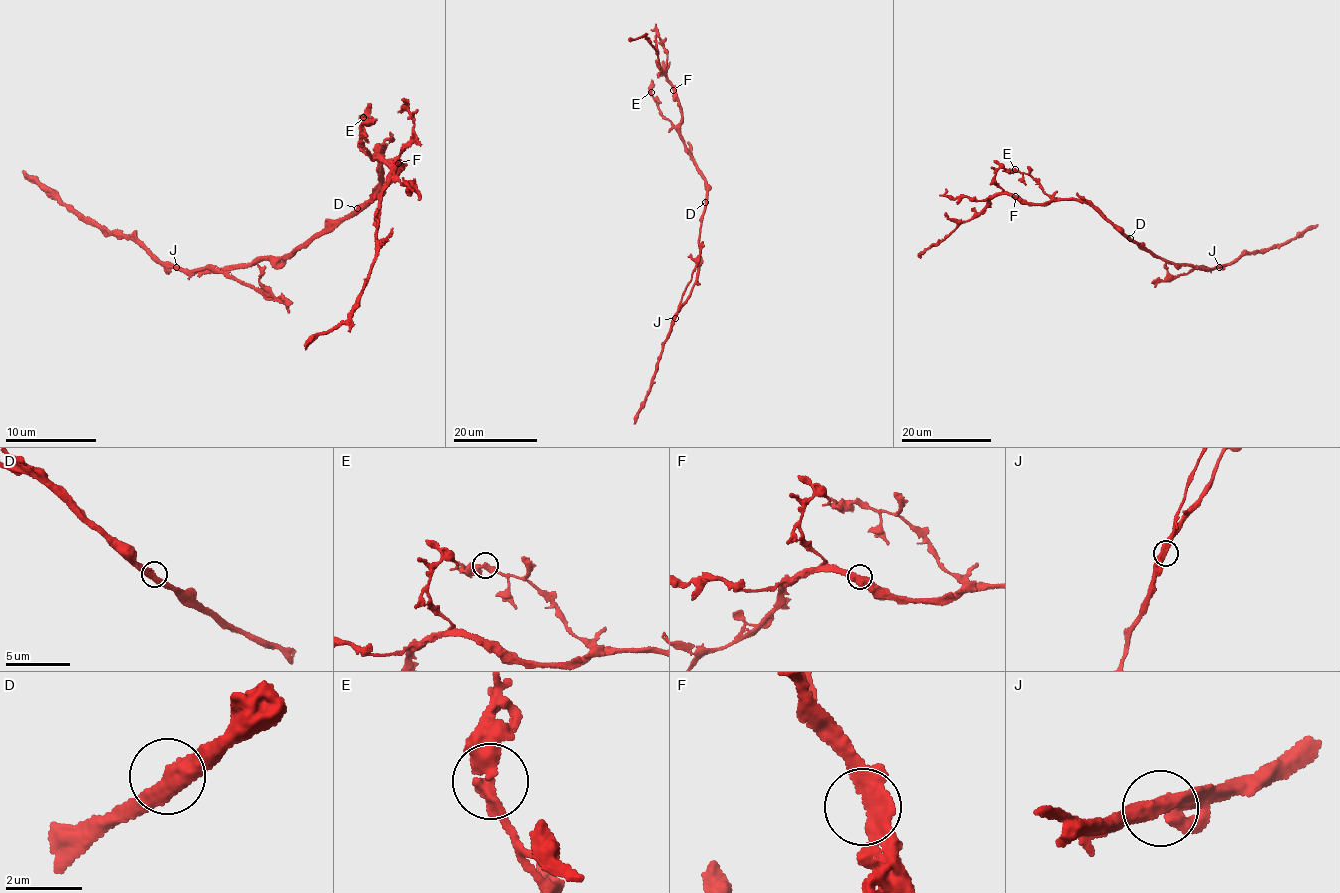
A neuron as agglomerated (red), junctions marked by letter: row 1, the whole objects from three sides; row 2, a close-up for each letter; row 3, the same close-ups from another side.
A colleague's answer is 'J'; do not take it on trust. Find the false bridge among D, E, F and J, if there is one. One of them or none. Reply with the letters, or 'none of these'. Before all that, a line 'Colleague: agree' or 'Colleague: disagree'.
Colleague: agree
J

